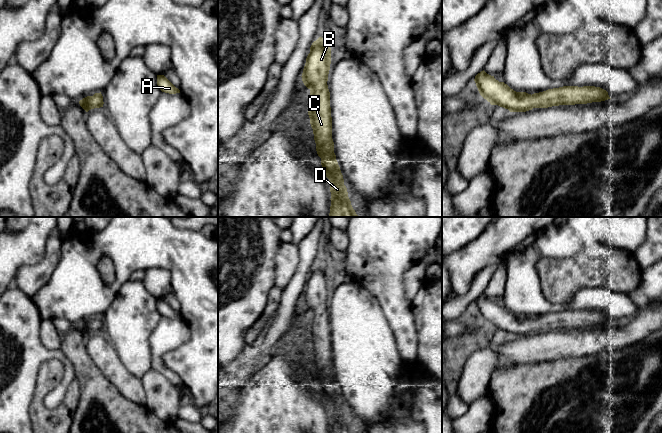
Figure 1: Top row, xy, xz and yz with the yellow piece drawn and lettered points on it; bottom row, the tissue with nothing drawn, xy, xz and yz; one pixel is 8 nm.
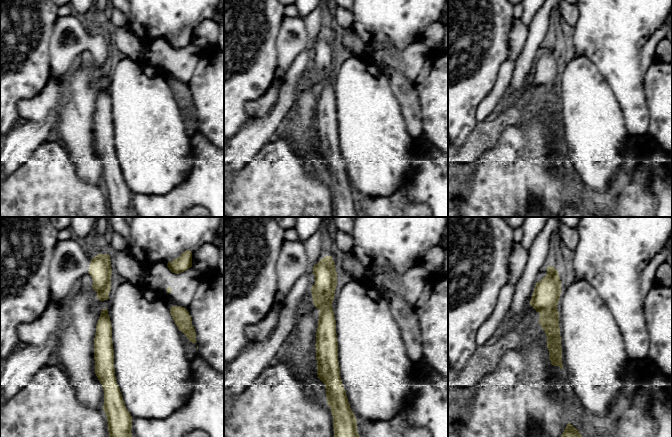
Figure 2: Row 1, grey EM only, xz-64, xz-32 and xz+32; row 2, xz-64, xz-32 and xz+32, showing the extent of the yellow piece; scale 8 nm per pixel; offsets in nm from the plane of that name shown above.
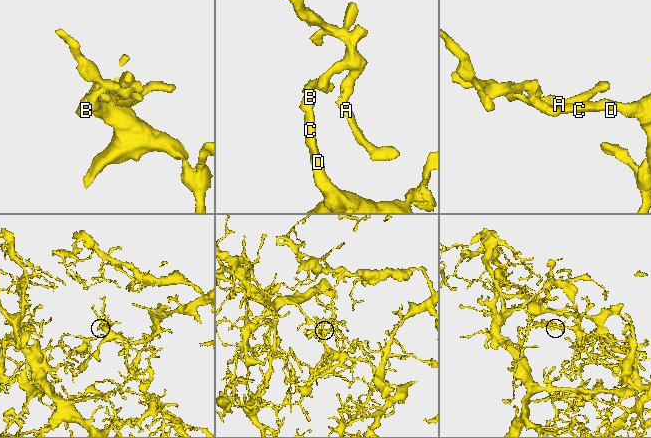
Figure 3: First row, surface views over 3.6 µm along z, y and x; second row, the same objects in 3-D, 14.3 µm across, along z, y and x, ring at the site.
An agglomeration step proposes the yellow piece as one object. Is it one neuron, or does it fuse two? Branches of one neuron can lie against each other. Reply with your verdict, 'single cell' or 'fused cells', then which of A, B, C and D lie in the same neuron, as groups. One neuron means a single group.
single cell; groups A B C D

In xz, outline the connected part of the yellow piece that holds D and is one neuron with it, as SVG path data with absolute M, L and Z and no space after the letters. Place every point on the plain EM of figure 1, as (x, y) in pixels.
M319 261L310 271L301 301L310 314L308 339L316 375L321 382L322 394L330 405L330 433L353 433L334 377L330 316L327 309L330 288L330 269Z

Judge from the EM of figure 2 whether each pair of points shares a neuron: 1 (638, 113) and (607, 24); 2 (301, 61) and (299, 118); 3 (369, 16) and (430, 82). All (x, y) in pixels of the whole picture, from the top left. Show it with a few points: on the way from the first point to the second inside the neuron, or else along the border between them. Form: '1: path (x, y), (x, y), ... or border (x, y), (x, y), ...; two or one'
1: path (629, 91), (613, 46); one
2: border (310, 66), (298, 80), (294, 100); two
3: border (413, 80), (420, 103); two

